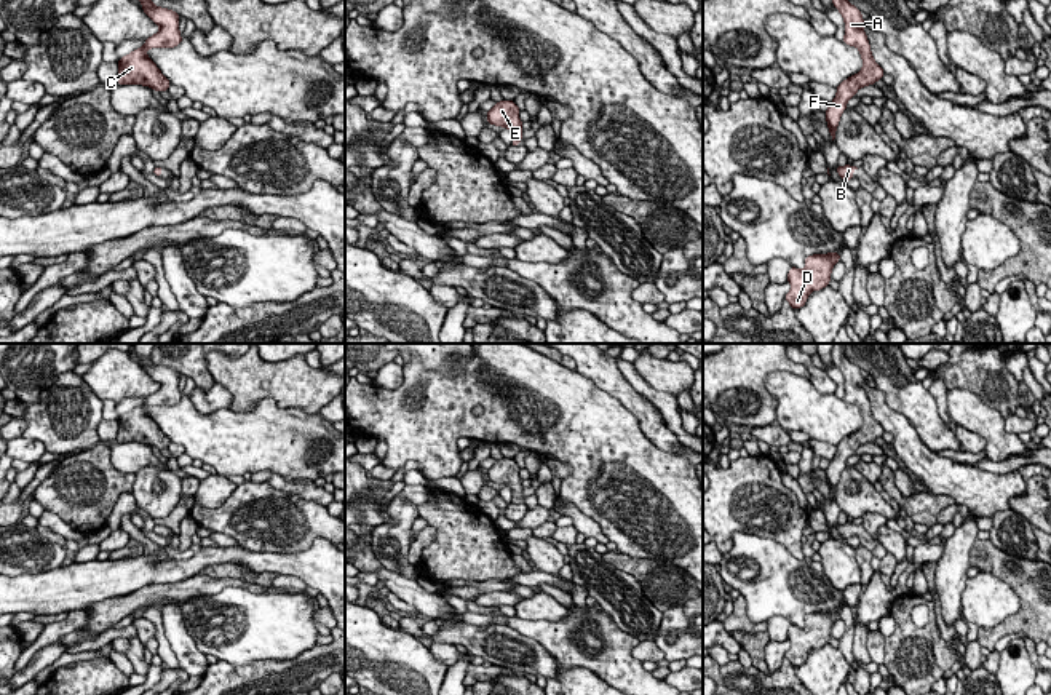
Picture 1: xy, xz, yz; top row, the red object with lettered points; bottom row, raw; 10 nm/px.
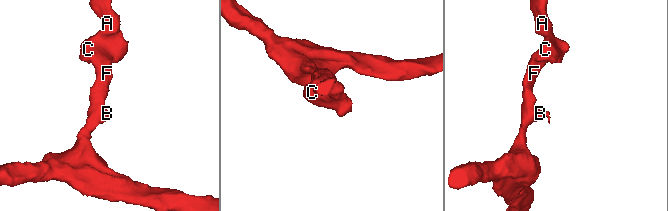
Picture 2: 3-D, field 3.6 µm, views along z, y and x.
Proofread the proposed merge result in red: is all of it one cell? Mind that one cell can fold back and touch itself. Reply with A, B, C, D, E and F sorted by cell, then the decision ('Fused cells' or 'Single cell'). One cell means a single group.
Groups: A B C D E F. Single cell

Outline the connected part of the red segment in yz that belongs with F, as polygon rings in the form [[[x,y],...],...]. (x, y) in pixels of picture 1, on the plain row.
[[[834,344],[832,361],[845,379],[843,401],[856,404],[863,415],[863,427],[837,444],[837,452],[824,470],[827,478],[826,481],[834,498],[840,473],[847,467],[848,457],[853,455],[859,446],[875,443],[877,438],[883,436],[883,427],[872,415],[869,398],[863,388],[866,380],[861,369],[847,358],[845,344]]]

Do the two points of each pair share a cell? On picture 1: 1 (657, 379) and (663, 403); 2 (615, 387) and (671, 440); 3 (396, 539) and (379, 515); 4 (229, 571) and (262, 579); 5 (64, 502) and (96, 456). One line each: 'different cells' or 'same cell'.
1: different cells
2: same cell
3: different cells
4: same cell
5: same cell

